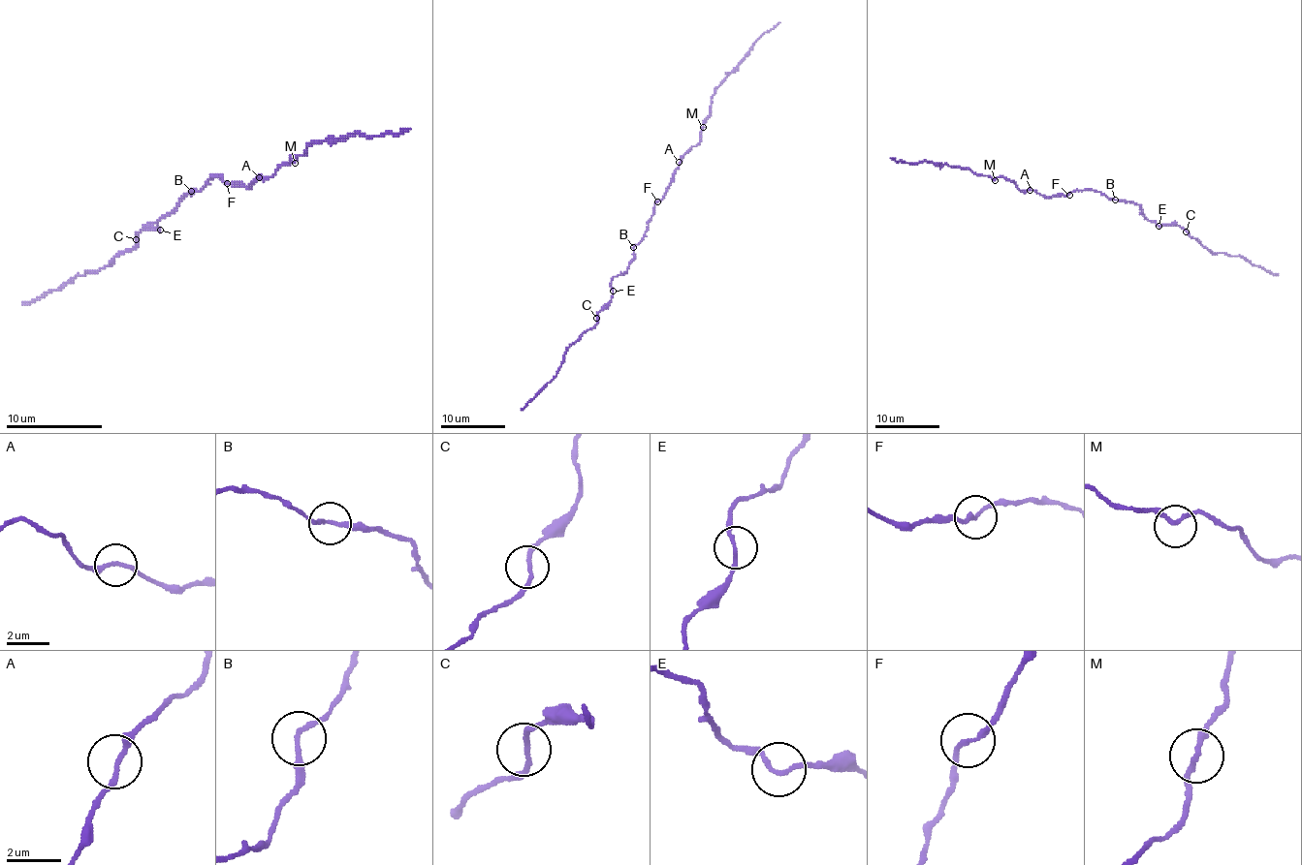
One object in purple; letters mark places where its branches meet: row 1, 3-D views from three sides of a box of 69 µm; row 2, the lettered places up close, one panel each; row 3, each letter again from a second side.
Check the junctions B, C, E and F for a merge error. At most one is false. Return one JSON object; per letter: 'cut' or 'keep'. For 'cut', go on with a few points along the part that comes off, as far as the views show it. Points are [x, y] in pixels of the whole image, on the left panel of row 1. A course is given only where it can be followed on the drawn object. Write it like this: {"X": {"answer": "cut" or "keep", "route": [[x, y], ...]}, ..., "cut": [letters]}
{"B": {"answer": "keep"}, "C": {"answer": "keep"}, "E": {"answer": "keep"}, "F": {"answer": "keep"}, "cut": []}

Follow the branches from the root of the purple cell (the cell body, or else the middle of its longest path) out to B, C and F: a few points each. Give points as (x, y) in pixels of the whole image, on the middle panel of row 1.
B: (648, 224), (645, 236), (633, 247)
C: (648, 224), (645, 236), (633, 247), (629, 268), (613, 278), (613, 297), (596, 318)
F: (648, 224), (657, 200)

